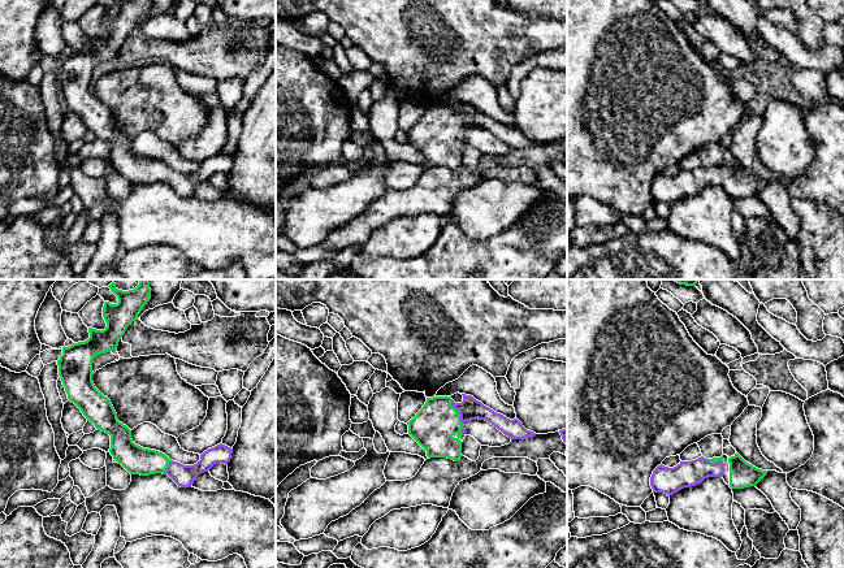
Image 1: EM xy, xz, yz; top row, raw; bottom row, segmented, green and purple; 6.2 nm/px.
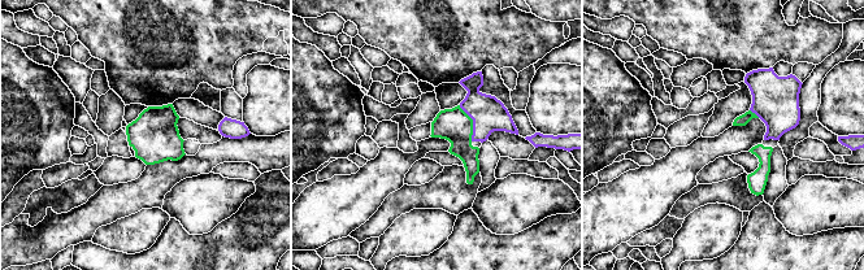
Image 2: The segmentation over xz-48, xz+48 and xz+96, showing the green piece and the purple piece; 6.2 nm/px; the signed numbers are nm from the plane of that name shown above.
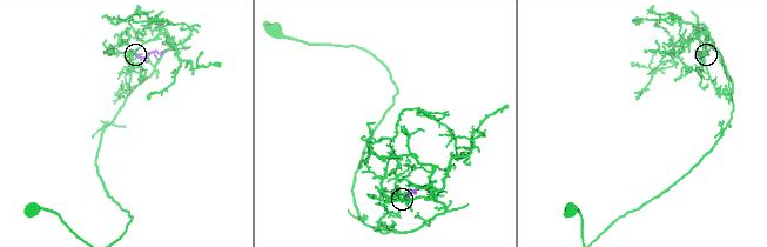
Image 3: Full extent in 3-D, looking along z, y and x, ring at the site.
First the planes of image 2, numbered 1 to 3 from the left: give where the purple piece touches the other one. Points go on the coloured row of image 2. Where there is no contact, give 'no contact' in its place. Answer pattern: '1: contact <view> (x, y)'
1: no contact
2: contact xz+48 (472, 123)
3: contact xz+96 (754, 113)

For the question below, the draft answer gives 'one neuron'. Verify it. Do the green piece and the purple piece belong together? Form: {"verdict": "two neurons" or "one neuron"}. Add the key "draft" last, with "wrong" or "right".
{"verdict": "one neuron", "draft": "right"}

